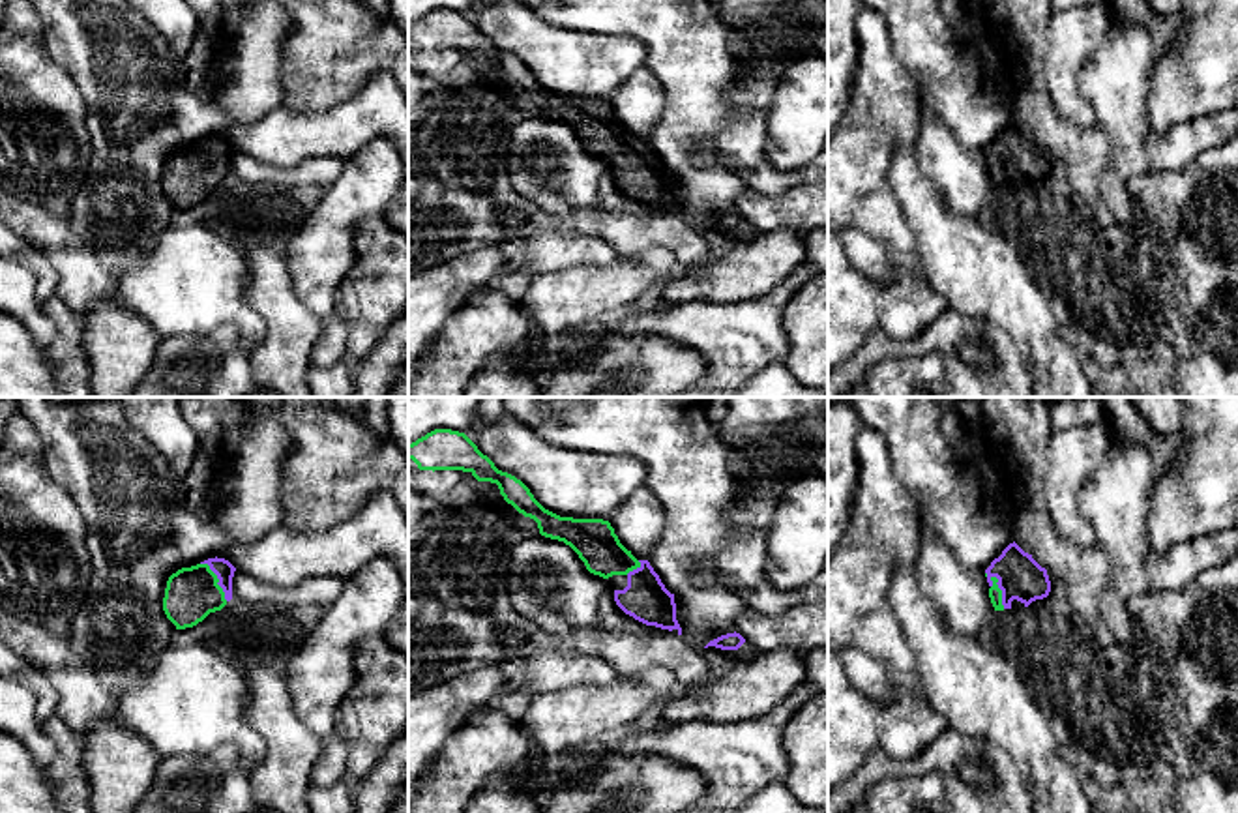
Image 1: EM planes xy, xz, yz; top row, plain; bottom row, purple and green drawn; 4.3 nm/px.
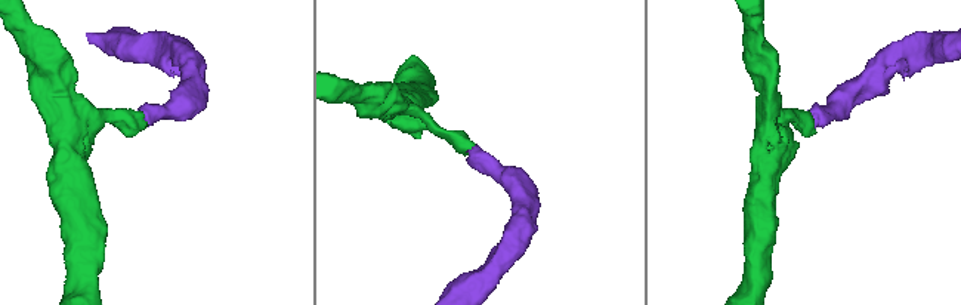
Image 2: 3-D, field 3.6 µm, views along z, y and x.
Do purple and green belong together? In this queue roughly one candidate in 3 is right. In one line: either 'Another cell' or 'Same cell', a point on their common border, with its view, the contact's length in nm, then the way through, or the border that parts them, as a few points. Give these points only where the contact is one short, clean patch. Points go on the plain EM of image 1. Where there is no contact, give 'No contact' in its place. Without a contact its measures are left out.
Same cell. Touches purple at yz (1001, 169). Shared border 180 nm. Path across: yz (1019, 156), (1014, 156), (1001, 169), (995, 173)

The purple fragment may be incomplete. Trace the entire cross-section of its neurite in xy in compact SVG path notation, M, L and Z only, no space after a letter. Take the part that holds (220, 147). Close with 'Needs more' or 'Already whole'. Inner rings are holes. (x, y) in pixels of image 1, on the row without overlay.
M208 139L182 148L167 161L163 191L176 210L193 208L232 180L236 148L225 139Z. Needs more

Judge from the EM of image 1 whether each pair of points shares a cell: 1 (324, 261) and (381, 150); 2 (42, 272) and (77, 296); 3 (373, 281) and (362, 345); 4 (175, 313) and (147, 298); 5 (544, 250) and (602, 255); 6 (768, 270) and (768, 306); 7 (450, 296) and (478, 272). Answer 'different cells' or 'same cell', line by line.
1: same cell
2: different cells
3: same cell
4: same cell
5: same cell
6: different cells
7: same cell

